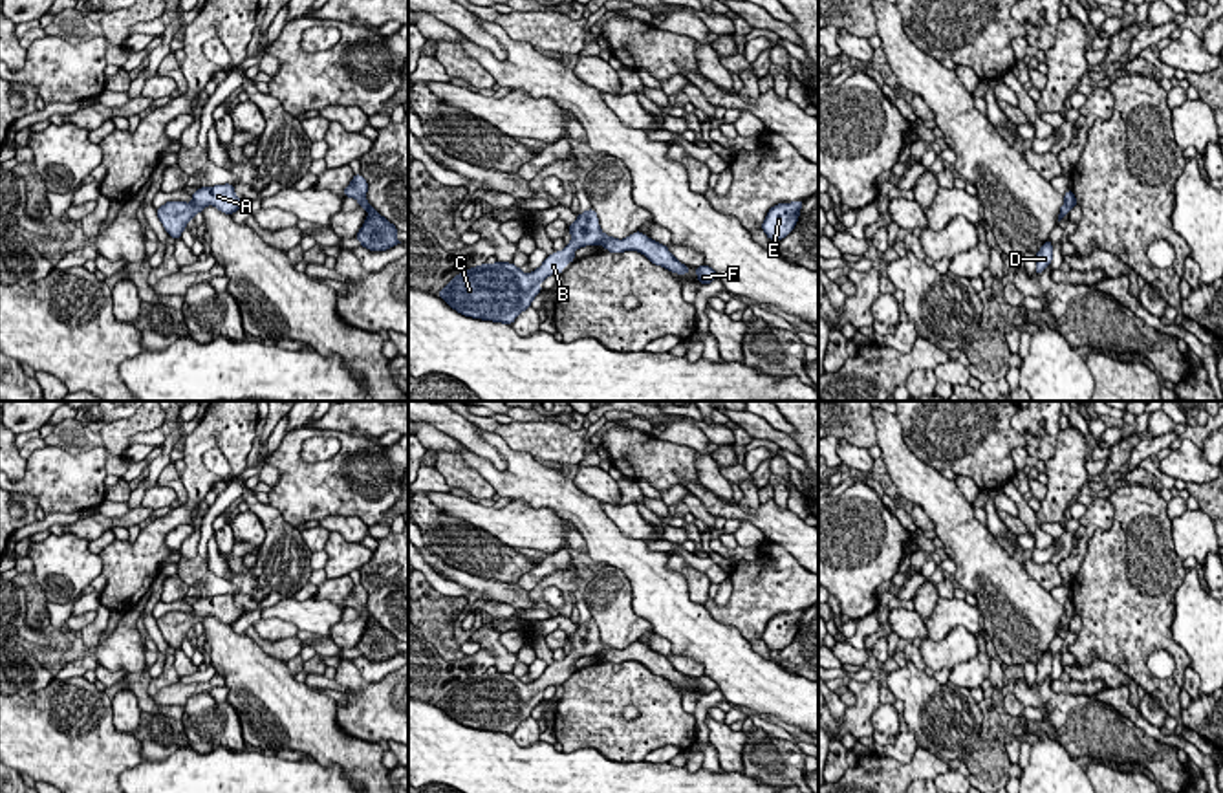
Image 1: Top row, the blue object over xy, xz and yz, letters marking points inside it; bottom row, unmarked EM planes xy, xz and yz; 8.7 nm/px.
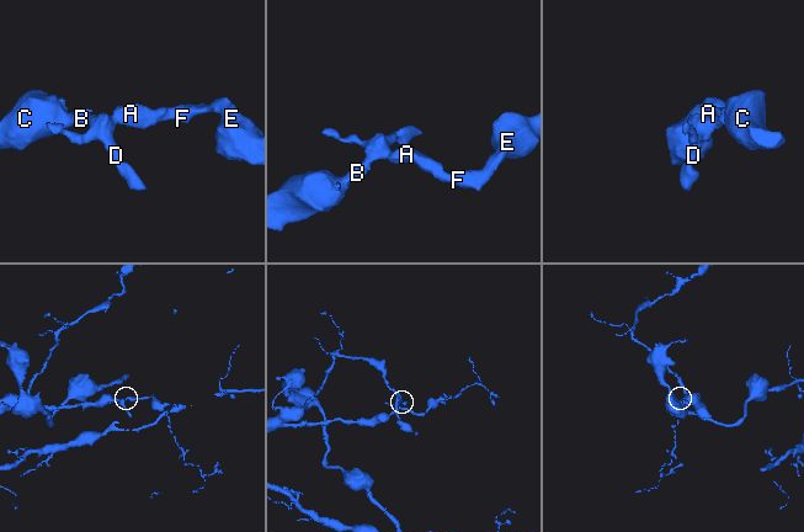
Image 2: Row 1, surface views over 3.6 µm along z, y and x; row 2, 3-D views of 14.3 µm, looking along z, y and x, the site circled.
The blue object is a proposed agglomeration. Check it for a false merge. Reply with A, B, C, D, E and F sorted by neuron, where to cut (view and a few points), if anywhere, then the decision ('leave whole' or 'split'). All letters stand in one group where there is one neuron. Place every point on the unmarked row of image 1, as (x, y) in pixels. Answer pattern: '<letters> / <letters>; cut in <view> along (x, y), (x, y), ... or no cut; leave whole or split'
A B C D E F; no cut; leave whole

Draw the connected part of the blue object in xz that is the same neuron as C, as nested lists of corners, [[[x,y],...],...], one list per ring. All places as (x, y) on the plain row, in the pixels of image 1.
[[[593,619],[577,625],[573,635],[568,637],[571,652],[564,661],[547,665],[544,674],[533,683],[522,683],[513,672],[494,672],[471,678],[454,687],[439,703],[452,720],[465,727],[513,734],[514,729],[531,716],[533,709],[542,701],[542,692],[549,685],[566,681],[564,678],[575,670],[573,663],[584,656],[604,656],[610,663],[639,661],[652,674],[687,685],[690,679],[674,668],[666,656],[654,652],[641,641],[624,650],[604,645]]]

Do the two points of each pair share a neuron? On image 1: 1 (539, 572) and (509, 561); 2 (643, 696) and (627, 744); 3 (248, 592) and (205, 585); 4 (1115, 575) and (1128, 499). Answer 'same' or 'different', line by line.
1: different
2: same
3: different
4: same

